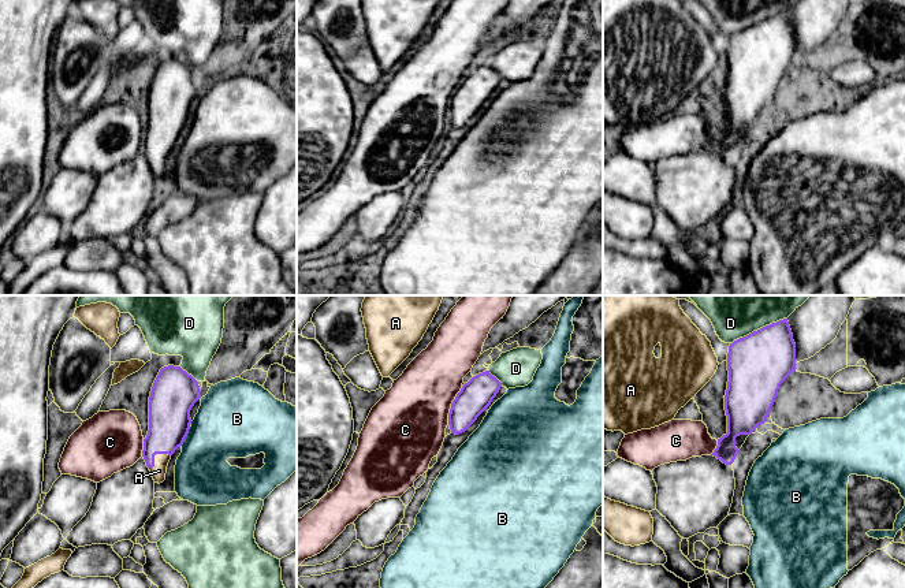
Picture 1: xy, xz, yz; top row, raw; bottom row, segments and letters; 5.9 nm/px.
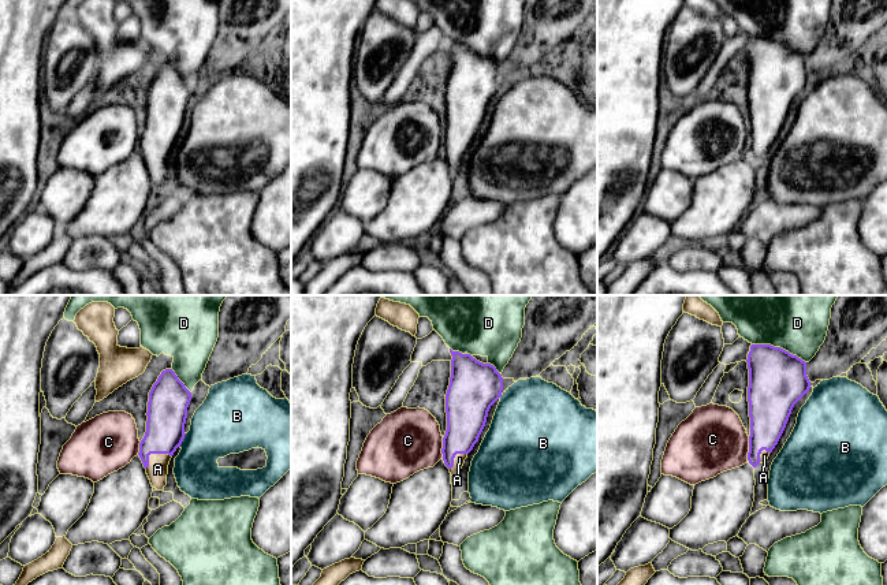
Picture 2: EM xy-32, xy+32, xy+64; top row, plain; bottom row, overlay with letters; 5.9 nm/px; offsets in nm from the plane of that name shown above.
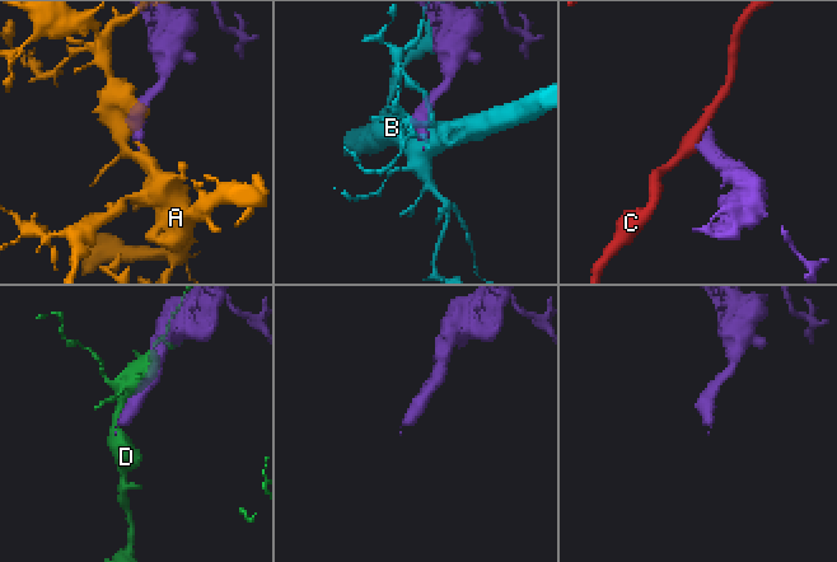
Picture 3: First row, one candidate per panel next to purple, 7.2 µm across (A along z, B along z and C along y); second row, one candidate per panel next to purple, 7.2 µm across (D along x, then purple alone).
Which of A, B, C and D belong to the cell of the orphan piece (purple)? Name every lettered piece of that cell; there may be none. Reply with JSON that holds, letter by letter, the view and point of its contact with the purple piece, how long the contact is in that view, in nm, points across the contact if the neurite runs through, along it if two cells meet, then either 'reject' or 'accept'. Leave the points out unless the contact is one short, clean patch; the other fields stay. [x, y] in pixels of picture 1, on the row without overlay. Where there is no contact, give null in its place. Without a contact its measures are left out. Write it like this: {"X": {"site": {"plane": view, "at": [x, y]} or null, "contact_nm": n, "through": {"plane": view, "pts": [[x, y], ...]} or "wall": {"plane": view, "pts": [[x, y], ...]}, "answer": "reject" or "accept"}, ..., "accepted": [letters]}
{"A": {"site": {"plane": "xy", "at": [155, 148]}, "contact_nm": 150, "answer": "accept"}, "B": {"site": {"plane": "xy", "at": [186, 129]}, "contact_nm": 130, "answer": "reject"}, "C": {"site": {"plane": "xz", "at": [451, 99]}, "contact_nm": 240, "wall": {"plane": "xz", "pts": [[462, 79], [451, 97], [447, 118]]}, "answer": "reject"}, "D": {"site": {"plane": "yz", "at": [758, 23]}, "contact_nm": 360, "answer": "reject"}, "accepted": ["A"]}

